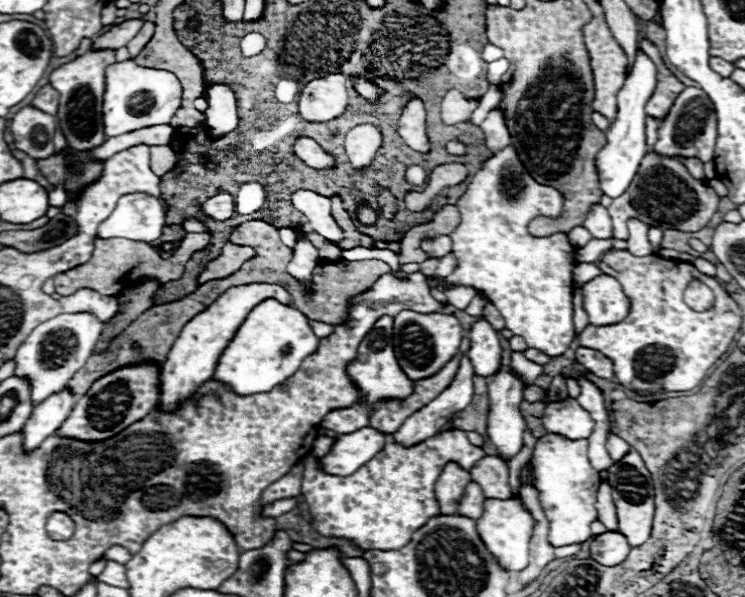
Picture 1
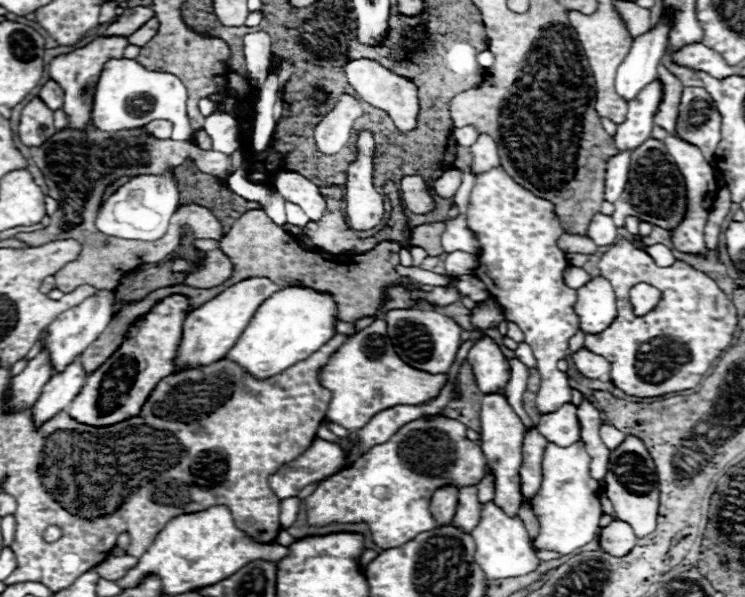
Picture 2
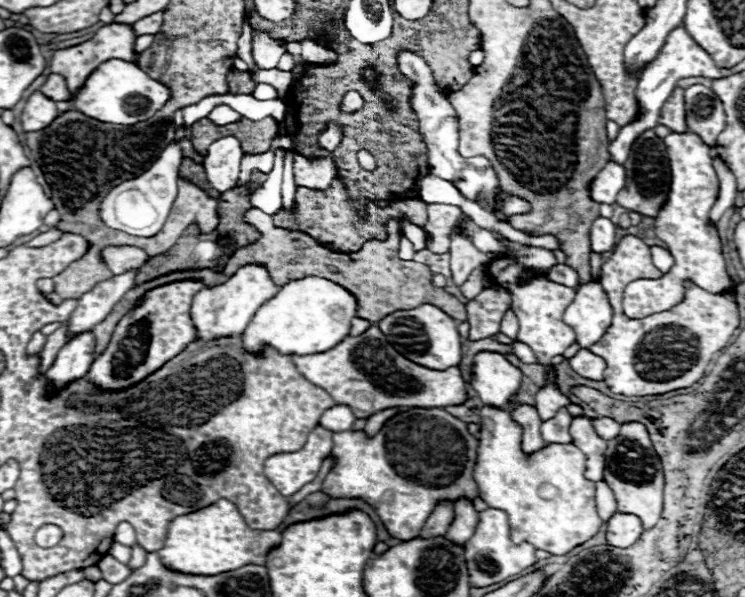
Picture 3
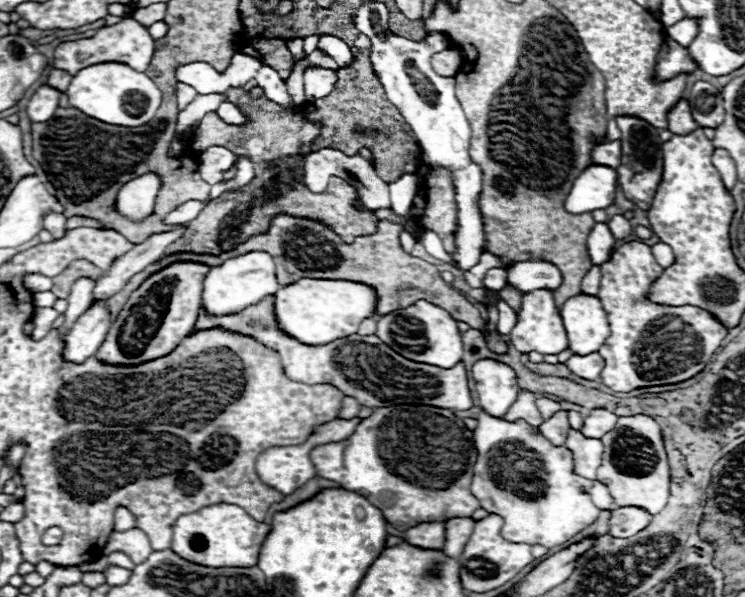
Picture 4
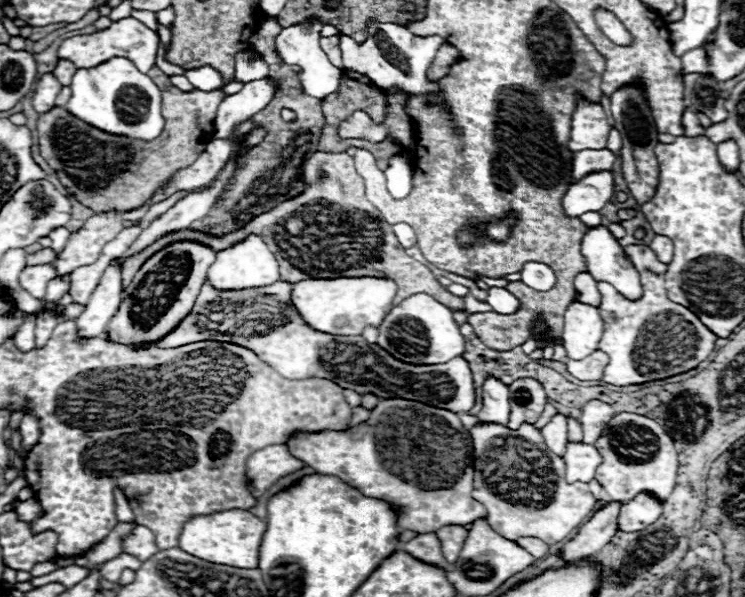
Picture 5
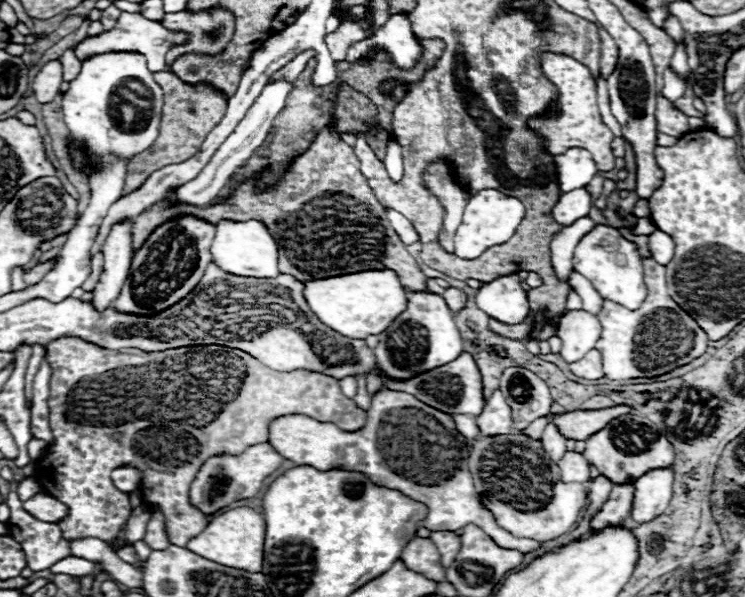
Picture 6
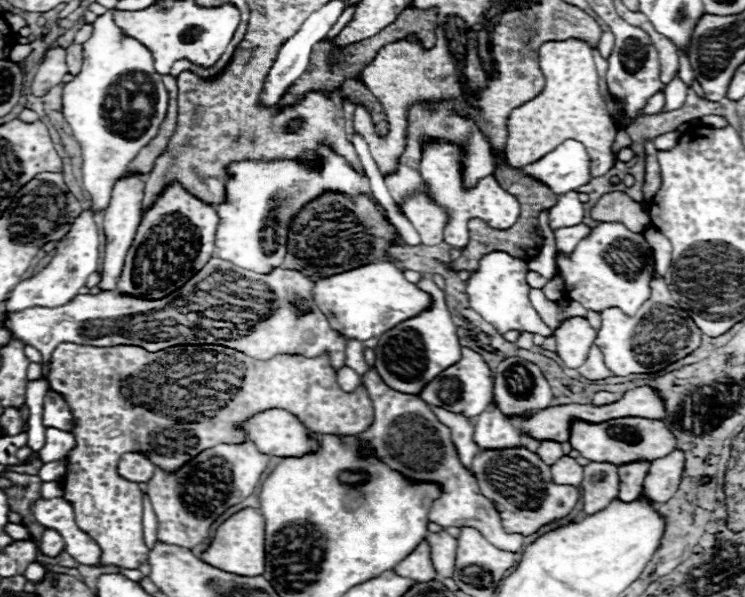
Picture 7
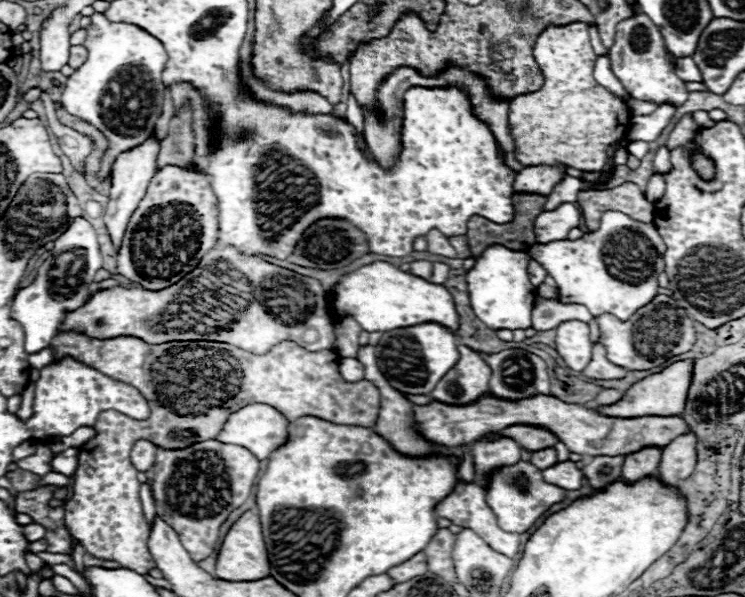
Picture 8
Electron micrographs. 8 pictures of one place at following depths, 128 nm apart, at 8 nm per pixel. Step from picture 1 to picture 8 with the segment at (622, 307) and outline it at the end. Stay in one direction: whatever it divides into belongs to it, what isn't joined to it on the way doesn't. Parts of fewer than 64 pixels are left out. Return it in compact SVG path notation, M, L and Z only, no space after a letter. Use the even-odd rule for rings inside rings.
M580 320L562 322L556 328L556 352L564 358L566 366L582 372L592 358L592 342L588 324Z

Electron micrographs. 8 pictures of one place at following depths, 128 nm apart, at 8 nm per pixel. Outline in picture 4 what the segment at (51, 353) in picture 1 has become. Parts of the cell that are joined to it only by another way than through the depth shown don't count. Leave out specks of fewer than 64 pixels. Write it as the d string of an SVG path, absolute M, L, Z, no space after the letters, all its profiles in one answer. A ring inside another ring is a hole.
M186 226L184 228L178 228L174 232L168 232L168 234L154 234L150 236L146 242L142 244L136 244L128 254L124 254L122 258L118 258L112 266L112 270L100 278L96 282L96 288L94 288L94 300L108 300L112 298L116 292L120 292L120 288L124 288L124 284L138 272L142 272L148 264L152 264L154 260L158 260L164 250L184 234Z

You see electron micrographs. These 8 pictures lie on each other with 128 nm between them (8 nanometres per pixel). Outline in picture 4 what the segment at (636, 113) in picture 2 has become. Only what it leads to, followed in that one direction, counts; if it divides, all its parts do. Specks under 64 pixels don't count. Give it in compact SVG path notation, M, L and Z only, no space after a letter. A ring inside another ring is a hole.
M666 34L660 56L656 58L656 82L668 82L678 74L692 74L696 70L698 64L688 56L688 48L680 48L680 44ZM620 140L606 142L594 148L592 158L596 164L604 164L610 168L618 168L622 164L622 150L620 150Z

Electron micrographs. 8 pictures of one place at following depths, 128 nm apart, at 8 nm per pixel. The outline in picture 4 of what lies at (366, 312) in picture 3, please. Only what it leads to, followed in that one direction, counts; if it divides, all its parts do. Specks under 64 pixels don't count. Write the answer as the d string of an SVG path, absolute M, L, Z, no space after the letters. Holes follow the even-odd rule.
M276 216L276 220L272 222L268 234L252 236L250 240L240 244L238 248L230 250L228 254L222 254L222 256L194 253L171 254L153 262L142 272L135 274L134 278L114 298L110 298L108 310L110 310L110 316L116 318L120 314L120 310L124 308L128 296L147 277L175 261L192 261L214 267L220 266L228 258L236 258L236 256L240 256L244 252L262 250L262 252L268 252L276 260L276 276L278 276L278 282L282 286L286 286L290 282L296 282L300 278L352 280L352 282L360 282L360 284L368 284L376 292L376 316L384 316L388 312L394 312L394 310L400 310L400 308L408 308L416 300L428 300L428 302L444 308L446 312L450 312L454 320L466 322L470 328L482 330L486 334L486 342L488 342L490 350L494 350L498 354L506 352L504 336L502 334L492 334L492 332L488 332L484 328L486 322L482 320L482 316L478 312L478 306L470 304L460 292L450 288L440 278L438 270L432 264L422 262L422 260L418 262L418 258L408 256L406 252L402 252L398 234L400 234L398 226L392 226L390 222L380 222L376 234L372 234L372 236L360 236L352 244L344 244L344 242L340 242L340 238L332 230L328 230L326 226L322 226L318 222L310 222L310 220L302 220L302 218L290 218L290 216Z

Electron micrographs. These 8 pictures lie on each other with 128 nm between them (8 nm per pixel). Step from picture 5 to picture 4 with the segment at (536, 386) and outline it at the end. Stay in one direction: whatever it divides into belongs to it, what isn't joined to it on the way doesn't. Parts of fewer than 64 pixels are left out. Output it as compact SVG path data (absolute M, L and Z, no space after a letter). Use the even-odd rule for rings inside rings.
M520 390L516 402L512 404L512 408L508 408L504 418L506 420L526 420L528 424L532 424L532 428L540 428L540 424L544 422L536 408L536 396L534 392L528 392L528 390Z

